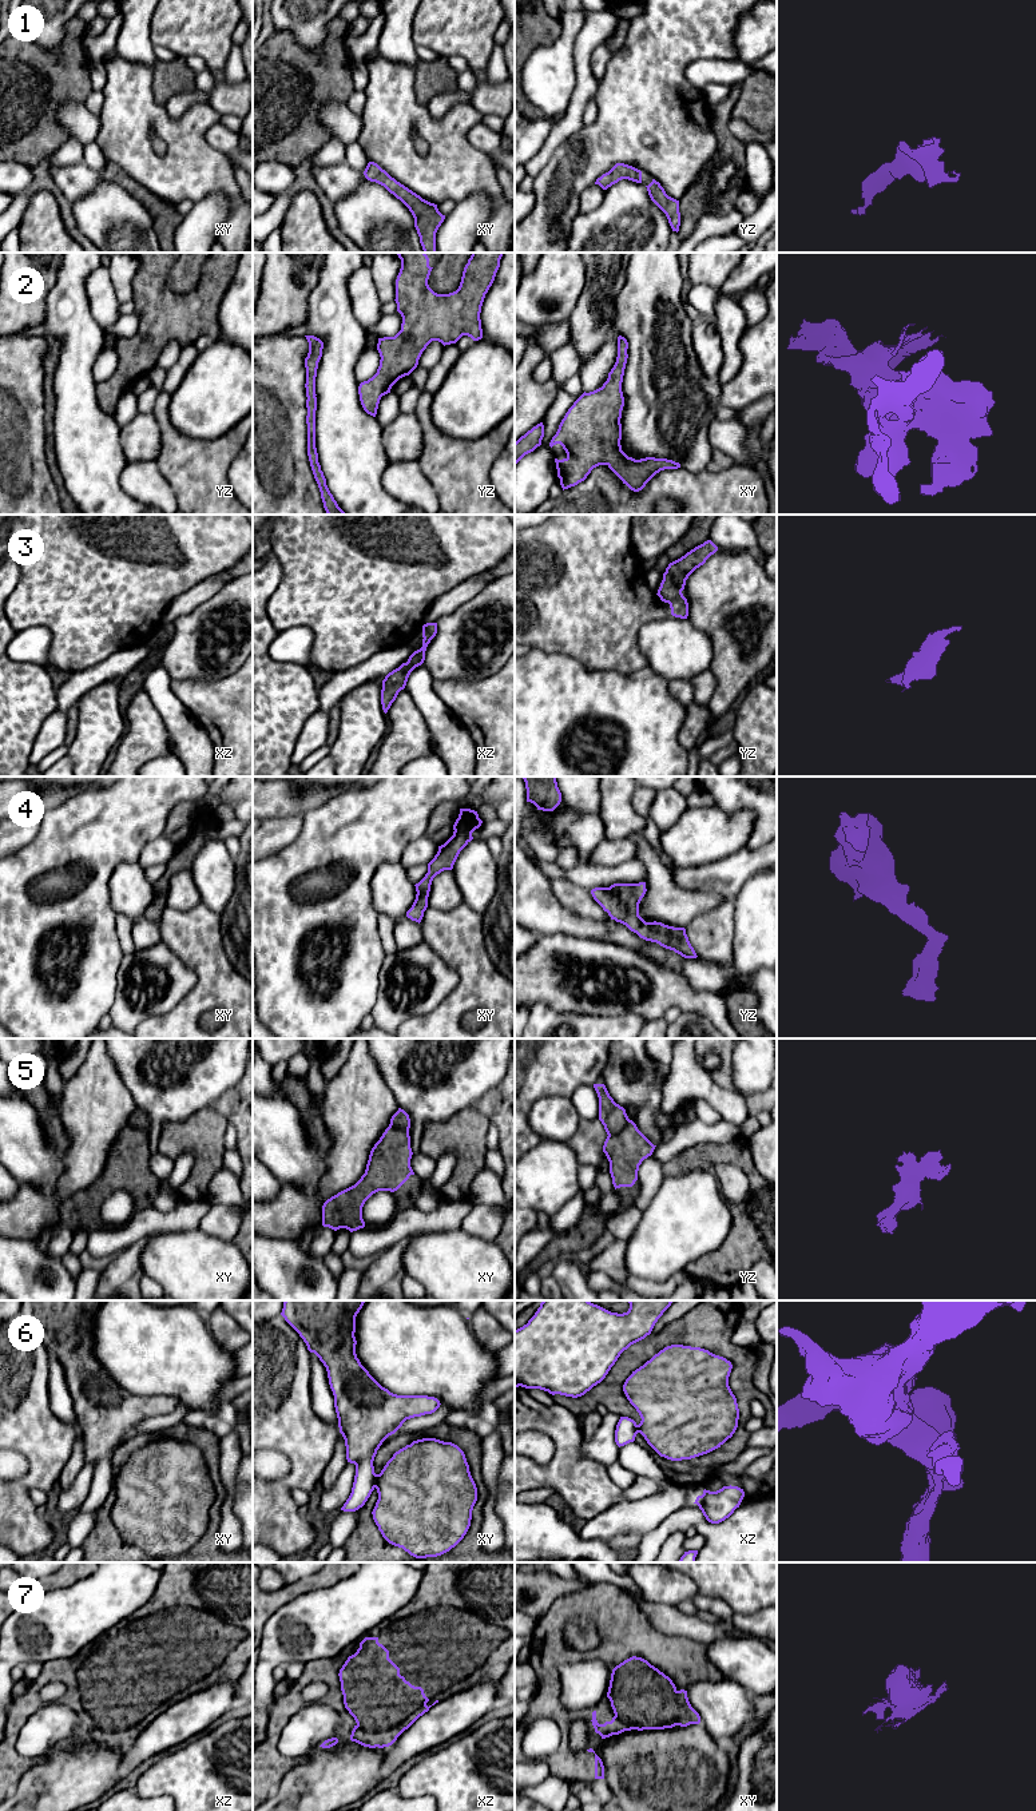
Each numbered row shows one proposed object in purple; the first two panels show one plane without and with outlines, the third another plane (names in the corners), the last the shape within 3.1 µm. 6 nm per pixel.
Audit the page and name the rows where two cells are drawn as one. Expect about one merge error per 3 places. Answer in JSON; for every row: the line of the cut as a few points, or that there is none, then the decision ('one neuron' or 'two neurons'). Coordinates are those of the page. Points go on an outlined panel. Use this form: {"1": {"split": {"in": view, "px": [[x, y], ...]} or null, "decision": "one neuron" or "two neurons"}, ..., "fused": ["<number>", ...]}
{"1": {"split": null, "decision": "one neuron"}, "2": {"split": null, "decision": "one neuron"}, "3": {"split": null, "decision": "one neuron"}, "4": {"split": null, "decision": "one neuron"}, "5": {"split": {"in": "yz", "px": [[630, 1120], [619, 1132], [608, 1136]]}, "decision": "two neurons"}, "6": {"split": {"in": "xy", "px": [[377, 1474], [374, 1486]]}, "decision": "two neurons"}, "7": {"split": null, "decision": "one neuron"}, "fused": ["5", "6"]}

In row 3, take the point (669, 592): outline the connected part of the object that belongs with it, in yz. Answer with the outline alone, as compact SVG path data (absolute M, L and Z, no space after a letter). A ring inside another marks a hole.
M707 540L687 552L680 559L668 564L666 572L663 573L663 580L656 595L662 601L670 604L672 616L687 619L688 603L682 593L686 585L686 580L717 551L718 547L711 540Z

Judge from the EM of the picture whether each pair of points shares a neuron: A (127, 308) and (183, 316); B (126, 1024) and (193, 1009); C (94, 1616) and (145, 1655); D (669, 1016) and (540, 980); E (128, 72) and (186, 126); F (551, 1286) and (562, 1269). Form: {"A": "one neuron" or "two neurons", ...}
{"A": "two neurons", "B": "two neurons", "C": "two neurons", "D": "two neurons", "E": "one neuron", "F": "two neurons"}

